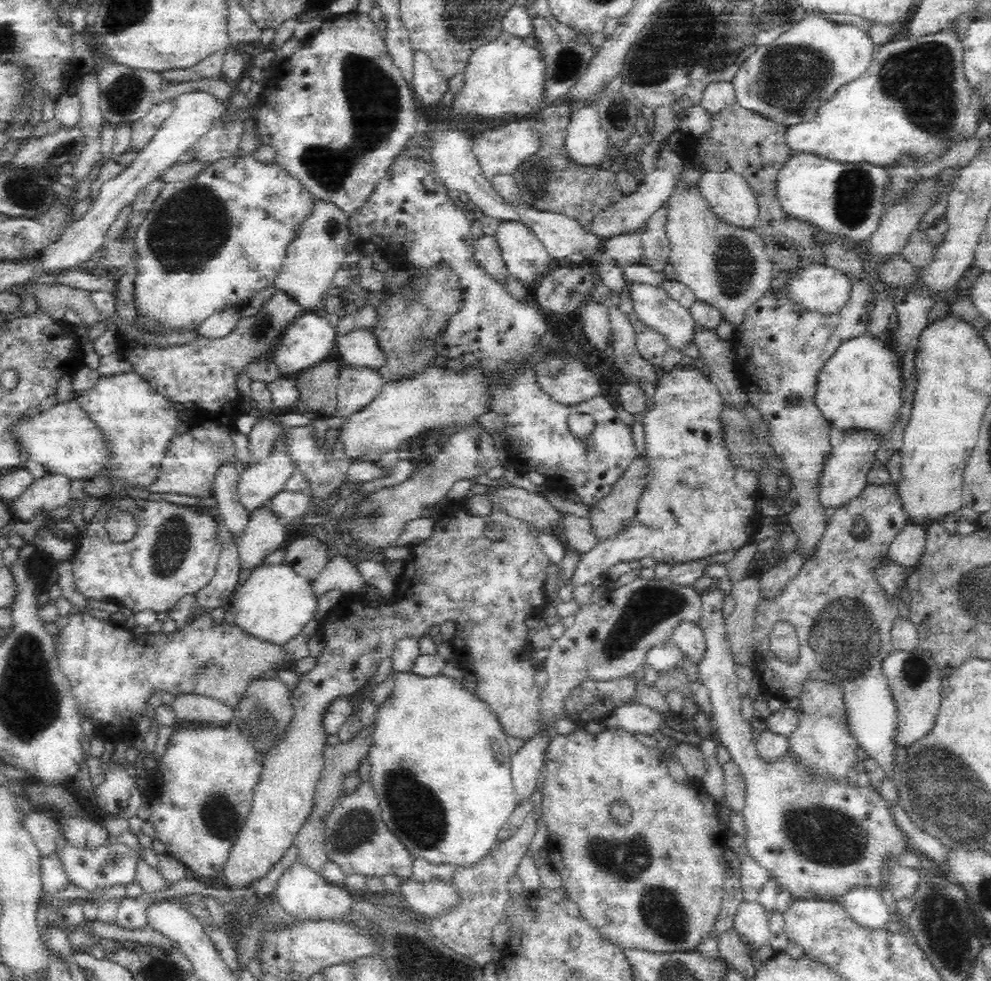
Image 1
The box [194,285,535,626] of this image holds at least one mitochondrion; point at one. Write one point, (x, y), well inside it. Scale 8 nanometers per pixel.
(411, 346)

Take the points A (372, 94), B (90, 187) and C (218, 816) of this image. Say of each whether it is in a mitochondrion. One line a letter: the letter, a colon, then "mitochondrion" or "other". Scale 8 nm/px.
A: mitochondrion
B: other
C: mitochondrion

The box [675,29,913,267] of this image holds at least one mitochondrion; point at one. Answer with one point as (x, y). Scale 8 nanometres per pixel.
(801, 73)

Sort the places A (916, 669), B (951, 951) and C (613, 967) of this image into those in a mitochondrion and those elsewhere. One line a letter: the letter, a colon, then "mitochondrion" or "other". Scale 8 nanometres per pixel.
A: mitochondrion
B: mitochondrion
C: other

